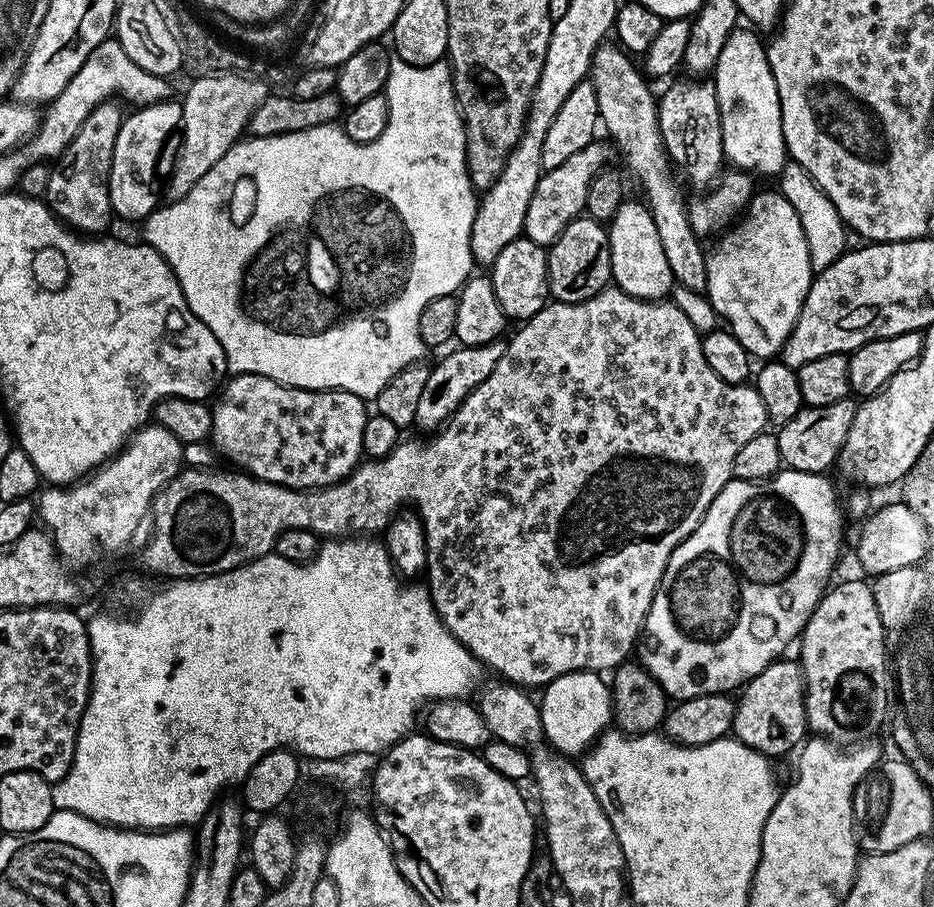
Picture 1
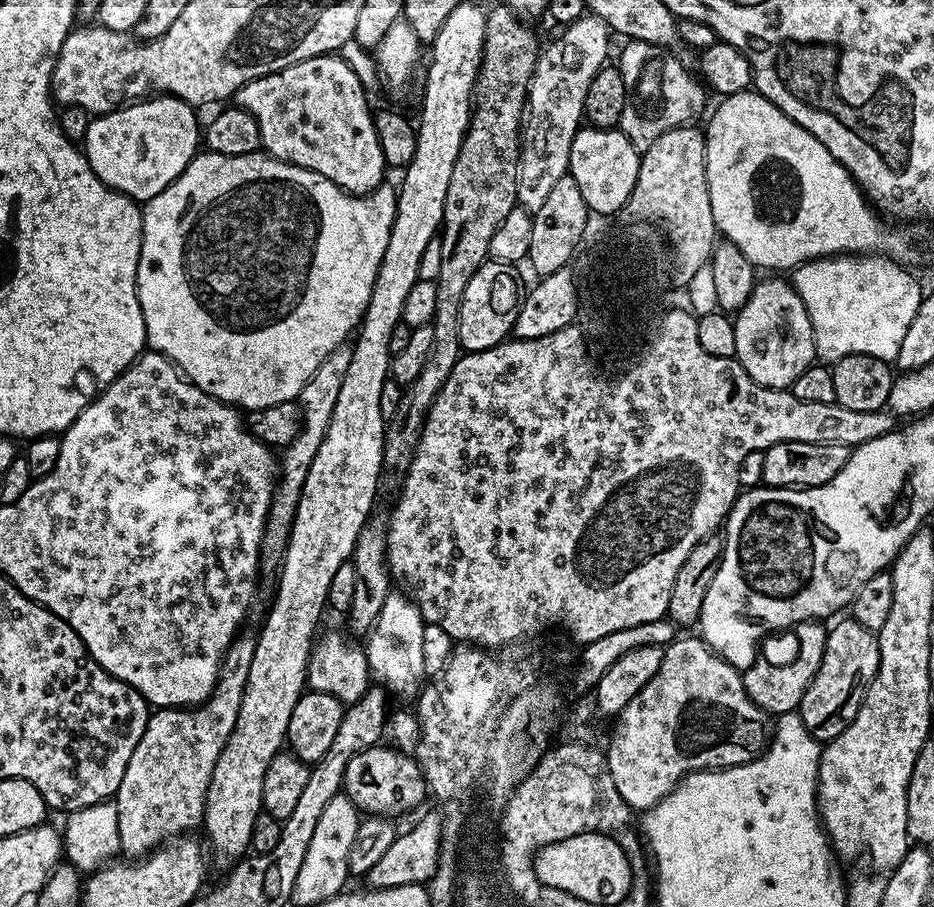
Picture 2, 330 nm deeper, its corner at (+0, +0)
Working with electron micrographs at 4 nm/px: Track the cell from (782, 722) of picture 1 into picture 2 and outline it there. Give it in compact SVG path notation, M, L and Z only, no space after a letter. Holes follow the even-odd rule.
M839 620L828 628L822 666L818 666L818 674L814 674L810 686L806 686L806 694L802 694L798 709L806 730L821 742L832 740L850 726L880 661L877 633L866 630L866 626L857 620Z

